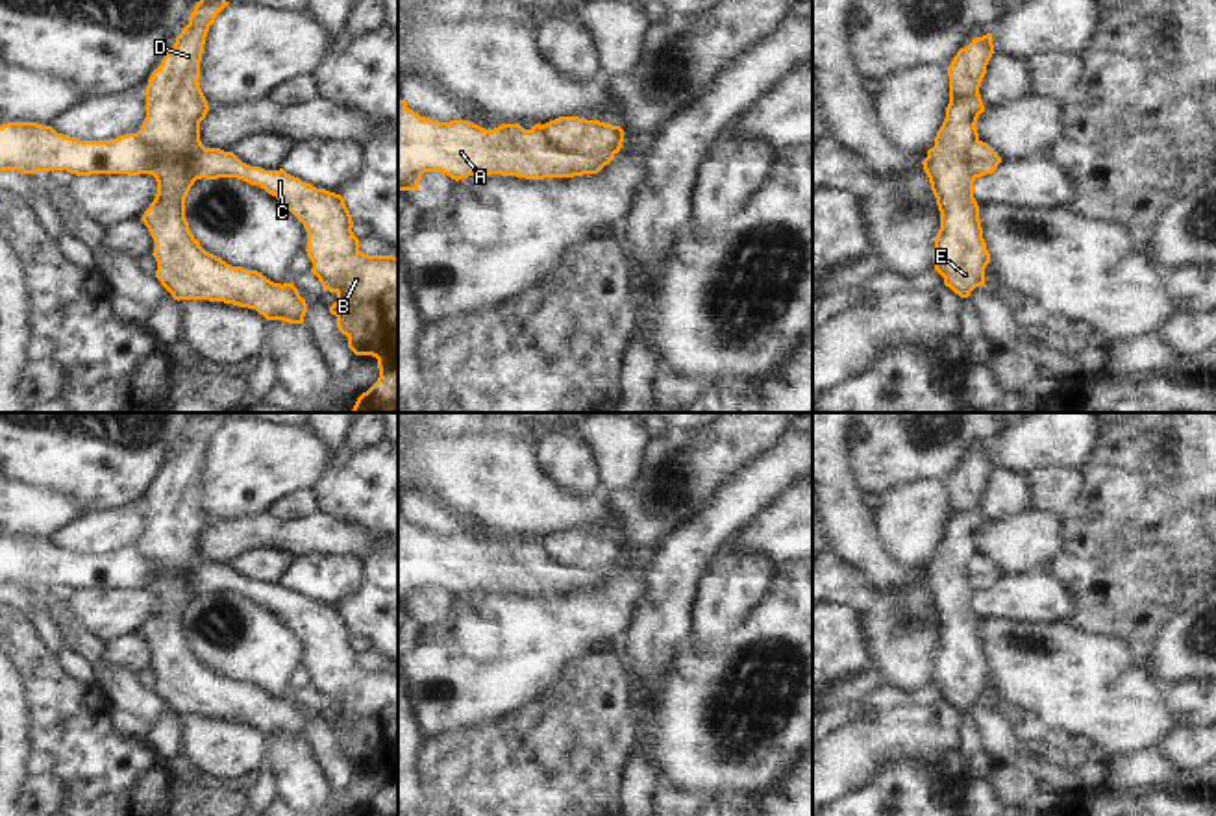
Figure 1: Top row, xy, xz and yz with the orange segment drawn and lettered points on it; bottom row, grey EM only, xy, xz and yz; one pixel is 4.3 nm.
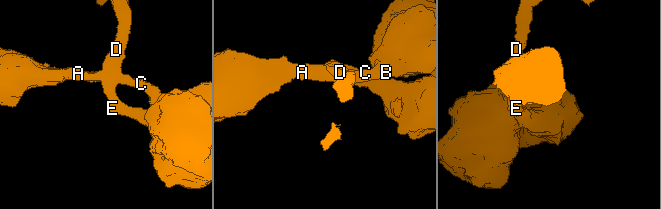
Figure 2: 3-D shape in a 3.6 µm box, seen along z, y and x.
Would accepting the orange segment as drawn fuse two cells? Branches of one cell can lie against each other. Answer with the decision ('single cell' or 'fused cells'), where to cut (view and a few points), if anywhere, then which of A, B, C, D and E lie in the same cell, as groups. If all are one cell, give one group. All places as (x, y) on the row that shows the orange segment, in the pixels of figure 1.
fused cells; cut xz (541, 126), (559, 147), (580, 154), (613, 156); groups A B C / D E

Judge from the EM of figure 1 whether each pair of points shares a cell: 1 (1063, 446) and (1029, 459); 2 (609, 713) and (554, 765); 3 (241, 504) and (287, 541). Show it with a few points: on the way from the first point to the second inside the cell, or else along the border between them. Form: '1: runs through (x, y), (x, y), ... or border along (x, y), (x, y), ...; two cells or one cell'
1: runs through (1055, 446), (1042, 446), (1037, 452); one cell
2: runs through (596, 722), (567, 752); one cell
3: border along (271, 511), (213, 522); two cells

